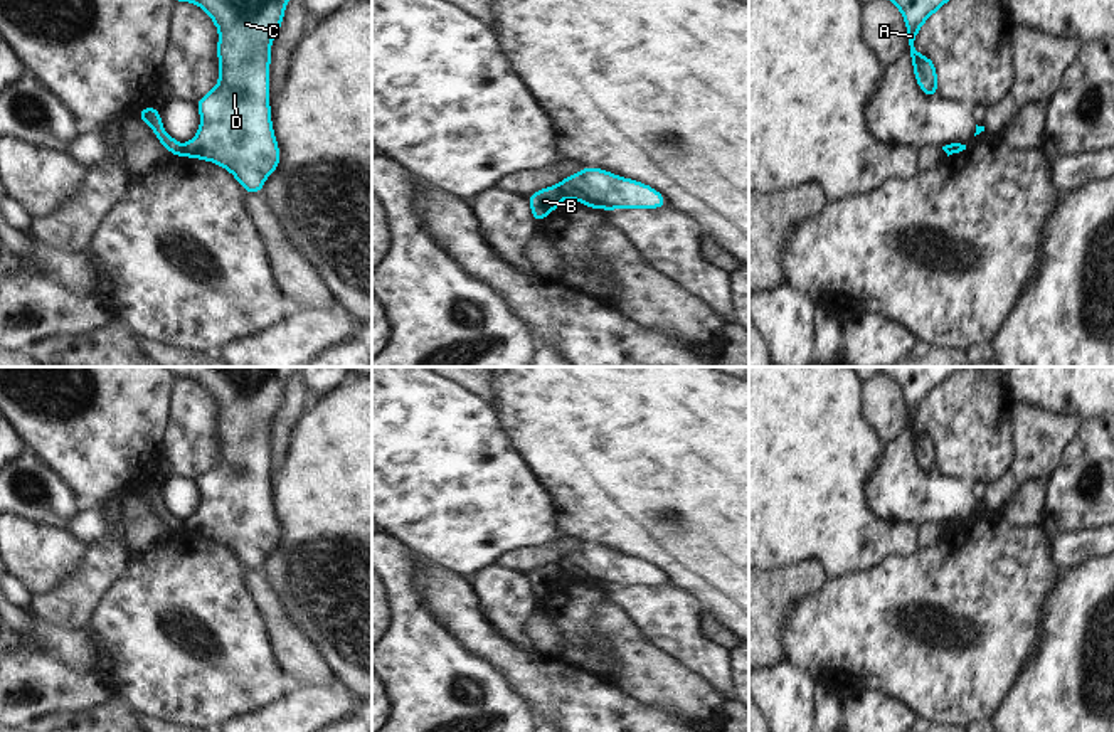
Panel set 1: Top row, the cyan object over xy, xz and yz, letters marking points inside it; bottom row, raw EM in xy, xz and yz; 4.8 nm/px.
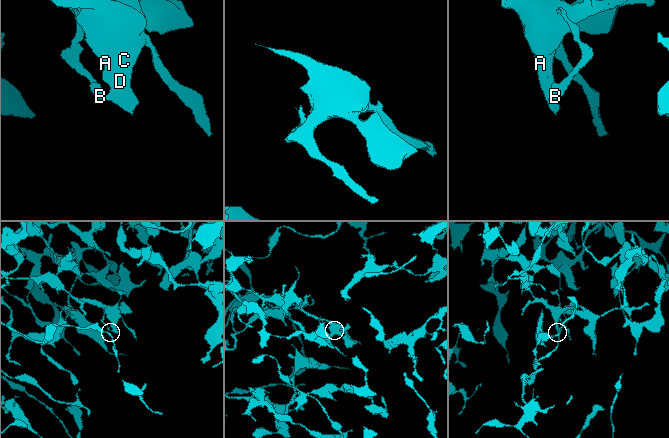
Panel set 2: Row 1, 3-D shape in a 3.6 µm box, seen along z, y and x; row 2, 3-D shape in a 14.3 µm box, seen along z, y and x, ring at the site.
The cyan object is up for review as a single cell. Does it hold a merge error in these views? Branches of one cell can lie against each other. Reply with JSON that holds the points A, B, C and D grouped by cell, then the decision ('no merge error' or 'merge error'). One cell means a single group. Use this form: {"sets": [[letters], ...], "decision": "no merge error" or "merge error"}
{"sets": [["A", "C", "D"], ["B"]], "decision": "merge error"}

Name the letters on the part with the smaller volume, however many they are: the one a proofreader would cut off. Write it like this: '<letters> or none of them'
B

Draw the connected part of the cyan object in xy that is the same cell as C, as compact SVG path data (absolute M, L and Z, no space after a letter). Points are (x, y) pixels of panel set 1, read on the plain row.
M167 367L175 379L190 379L209 390L219 406L219 459L195 481L200 490L197 512L182 523L183 533L217 540L234 552L247 570L261 570L266 555L279 544L281 530L274 513L269 481L271 421L283 402L289 375L298 367Z

